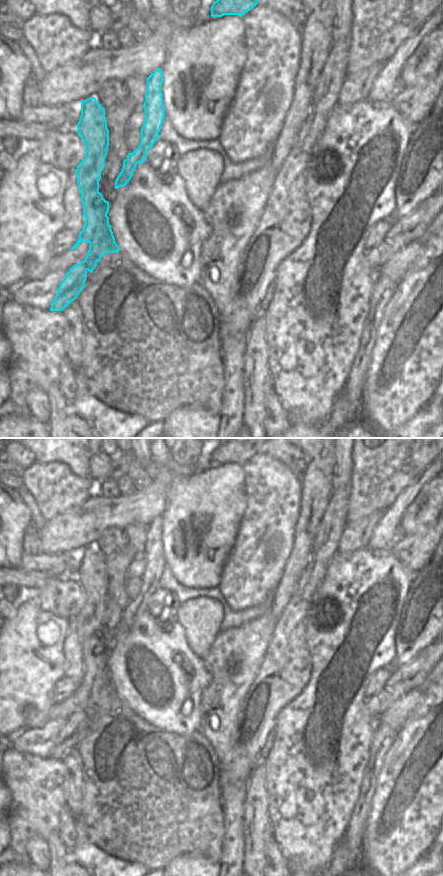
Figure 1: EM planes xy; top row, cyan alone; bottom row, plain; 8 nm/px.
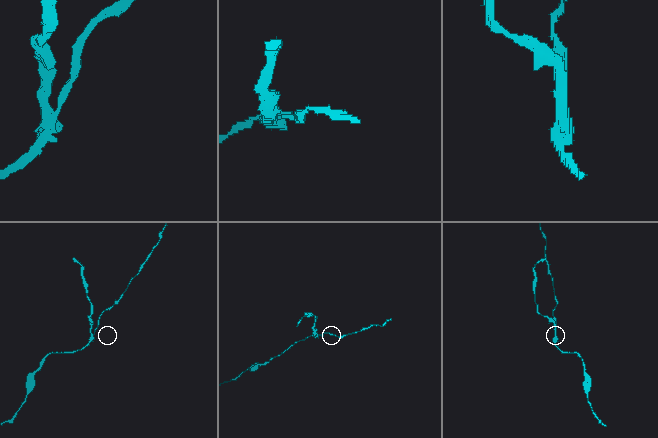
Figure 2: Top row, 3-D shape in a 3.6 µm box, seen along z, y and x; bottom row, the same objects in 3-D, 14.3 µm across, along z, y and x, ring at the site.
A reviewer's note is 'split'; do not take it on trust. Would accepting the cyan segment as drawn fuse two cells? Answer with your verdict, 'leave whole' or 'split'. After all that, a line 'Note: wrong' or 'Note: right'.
split
Note: right

